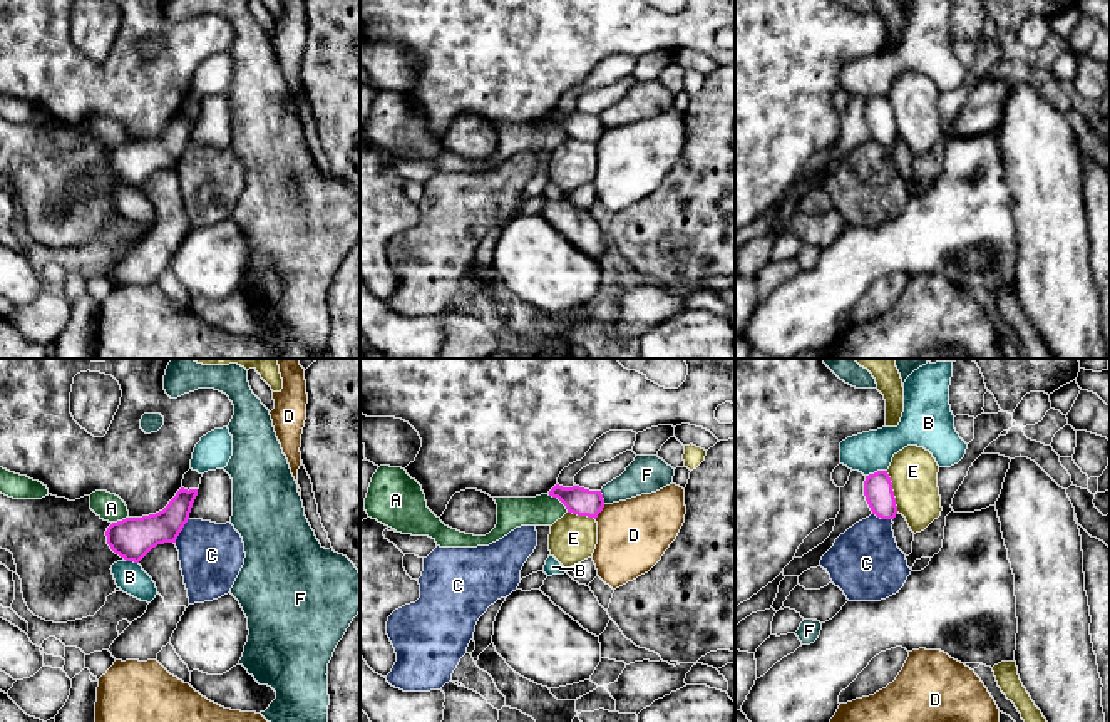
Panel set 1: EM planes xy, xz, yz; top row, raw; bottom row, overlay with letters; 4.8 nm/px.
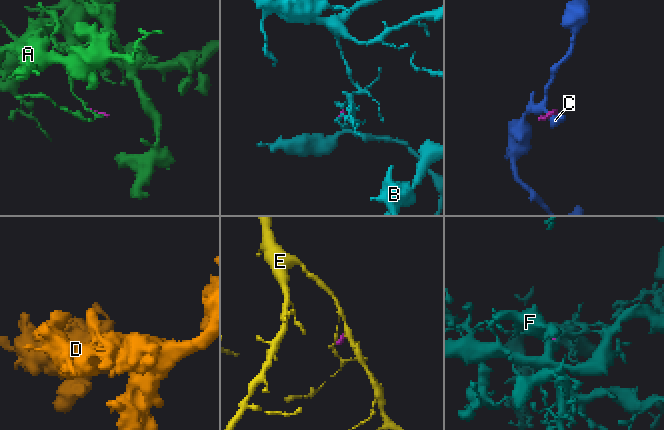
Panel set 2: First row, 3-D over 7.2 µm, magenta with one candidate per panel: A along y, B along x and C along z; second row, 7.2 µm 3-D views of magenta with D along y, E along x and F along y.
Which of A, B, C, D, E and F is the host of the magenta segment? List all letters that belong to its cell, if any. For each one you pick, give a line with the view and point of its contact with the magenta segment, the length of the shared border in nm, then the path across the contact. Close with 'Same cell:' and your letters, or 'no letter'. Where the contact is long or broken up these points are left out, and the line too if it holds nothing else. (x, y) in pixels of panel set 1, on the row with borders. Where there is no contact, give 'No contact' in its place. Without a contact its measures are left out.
B: Touches magenta at yz (878, 471). Shared border 110 nm
Same cell: B

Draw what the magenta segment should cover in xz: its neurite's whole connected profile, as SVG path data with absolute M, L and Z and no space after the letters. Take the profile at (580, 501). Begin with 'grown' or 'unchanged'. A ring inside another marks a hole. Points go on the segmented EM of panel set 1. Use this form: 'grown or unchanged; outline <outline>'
unchanged; outline M556 484L549 496L558 498L568 509L568 513L588 518L598 518L604 508L601 491L589 491L579 486L563 487Z

